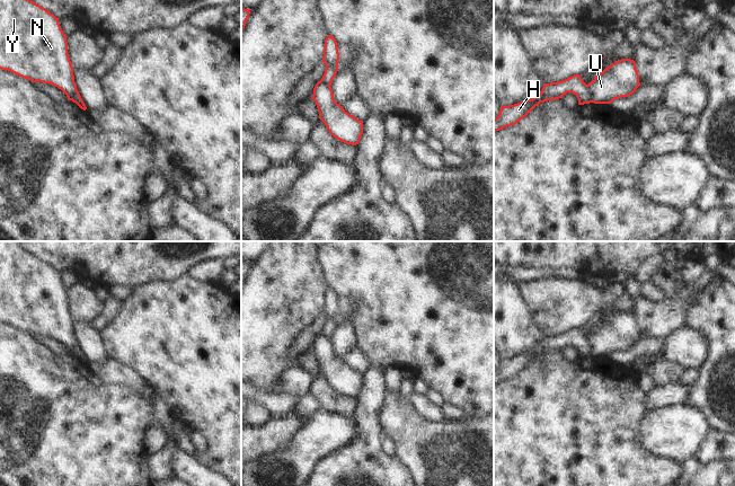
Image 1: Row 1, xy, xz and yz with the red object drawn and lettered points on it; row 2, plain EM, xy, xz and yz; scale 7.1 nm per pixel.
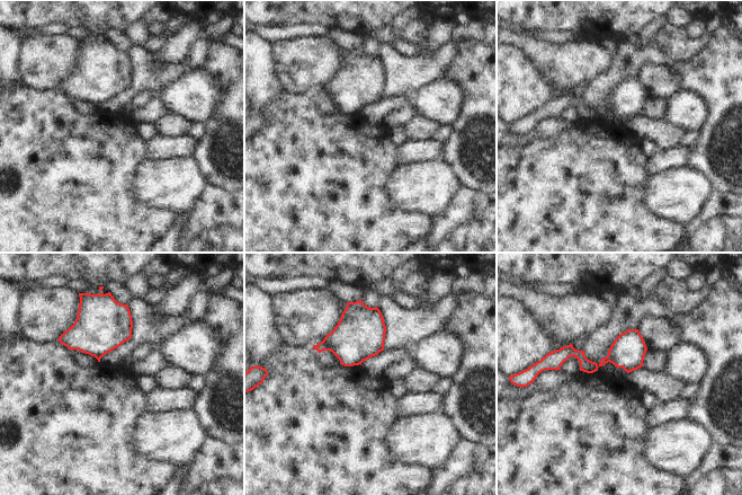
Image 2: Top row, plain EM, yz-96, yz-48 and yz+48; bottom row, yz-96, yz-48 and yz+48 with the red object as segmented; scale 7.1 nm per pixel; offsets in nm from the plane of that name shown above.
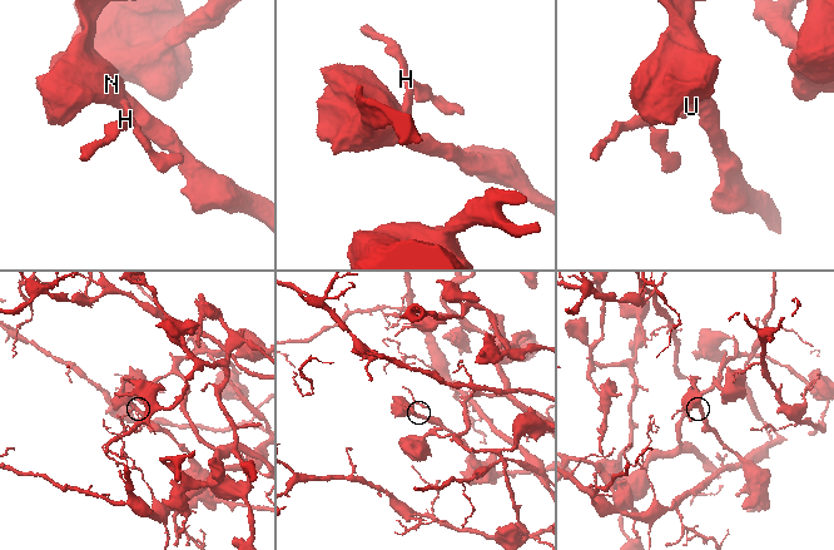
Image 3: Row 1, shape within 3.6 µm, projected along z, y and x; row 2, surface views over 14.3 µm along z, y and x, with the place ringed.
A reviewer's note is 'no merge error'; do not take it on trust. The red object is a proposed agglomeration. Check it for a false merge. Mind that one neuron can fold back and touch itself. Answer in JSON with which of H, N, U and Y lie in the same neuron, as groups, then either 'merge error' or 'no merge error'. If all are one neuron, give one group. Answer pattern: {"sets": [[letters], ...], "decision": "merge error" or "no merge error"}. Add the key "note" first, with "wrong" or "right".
{"note": "wrong", "sets": [["H"], ["N", "U", "Y"]], "decision": "merge error"}

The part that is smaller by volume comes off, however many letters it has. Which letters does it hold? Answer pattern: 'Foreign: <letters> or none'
Foreign: H

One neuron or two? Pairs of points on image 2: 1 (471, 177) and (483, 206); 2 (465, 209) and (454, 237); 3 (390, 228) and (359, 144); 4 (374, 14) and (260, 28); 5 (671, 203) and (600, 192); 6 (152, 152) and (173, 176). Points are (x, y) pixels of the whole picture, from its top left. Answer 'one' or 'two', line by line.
1: two
2: one
3: one
4: two
5: two
6: two

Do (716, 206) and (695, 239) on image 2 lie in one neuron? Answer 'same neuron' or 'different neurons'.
same neuron

